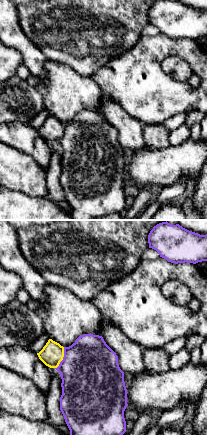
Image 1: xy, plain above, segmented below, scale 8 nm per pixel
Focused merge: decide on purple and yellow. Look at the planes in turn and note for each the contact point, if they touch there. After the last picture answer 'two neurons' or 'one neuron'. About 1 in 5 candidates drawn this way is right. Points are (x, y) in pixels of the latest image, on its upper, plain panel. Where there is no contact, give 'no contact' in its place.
contact (63, 134)

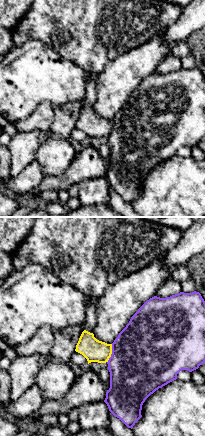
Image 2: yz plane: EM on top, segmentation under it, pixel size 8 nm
contact (112, 129)

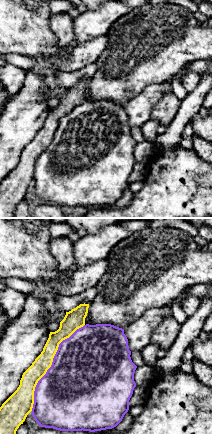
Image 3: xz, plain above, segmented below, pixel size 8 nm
contact (51, 141)

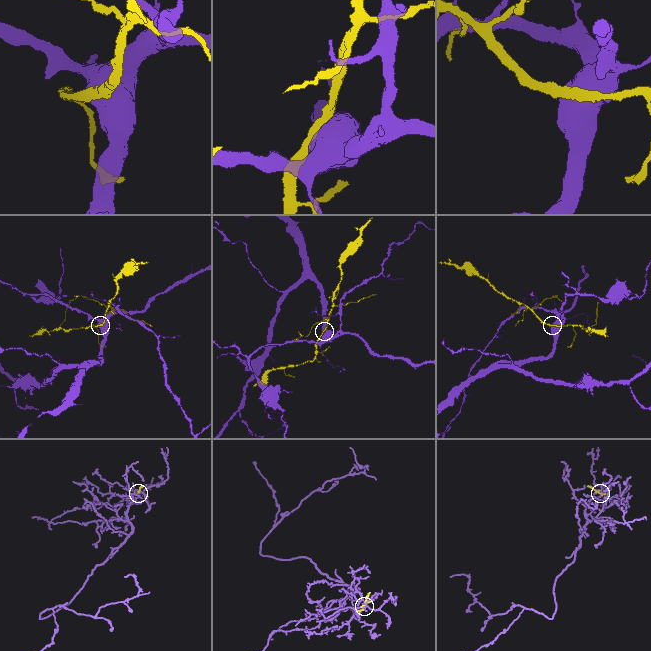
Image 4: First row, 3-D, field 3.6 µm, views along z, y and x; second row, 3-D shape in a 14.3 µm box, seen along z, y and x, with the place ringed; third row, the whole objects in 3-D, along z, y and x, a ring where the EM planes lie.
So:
two neurons

